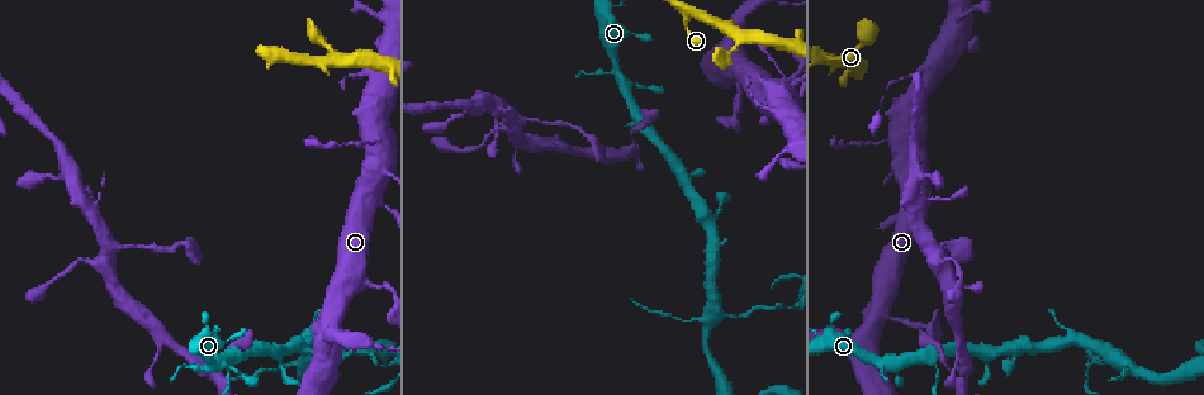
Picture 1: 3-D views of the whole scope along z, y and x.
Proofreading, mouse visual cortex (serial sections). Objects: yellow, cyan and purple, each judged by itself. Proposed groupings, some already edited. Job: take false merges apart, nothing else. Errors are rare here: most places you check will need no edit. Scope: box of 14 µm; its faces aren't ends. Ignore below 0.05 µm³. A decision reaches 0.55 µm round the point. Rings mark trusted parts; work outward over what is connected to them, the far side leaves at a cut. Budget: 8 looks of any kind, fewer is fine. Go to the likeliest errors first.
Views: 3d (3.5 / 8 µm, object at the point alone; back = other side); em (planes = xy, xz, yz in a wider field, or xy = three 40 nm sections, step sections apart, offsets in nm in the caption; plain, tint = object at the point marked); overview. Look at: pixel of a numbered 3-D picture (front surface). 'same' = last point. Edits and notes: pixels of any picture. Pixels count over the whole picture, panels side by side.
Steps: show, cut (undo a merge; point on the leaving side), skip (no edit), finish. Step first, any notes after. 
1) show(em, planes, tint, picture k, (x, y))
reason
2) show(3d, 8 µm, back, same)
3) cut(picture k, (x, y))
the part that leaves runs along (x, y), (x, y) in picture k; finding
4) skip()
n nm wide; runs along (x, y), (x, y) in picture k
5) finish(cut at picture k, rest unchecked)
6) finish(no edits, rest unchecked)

show(3d, 3.5 µm, picture 1, (375, 200))
thin neck

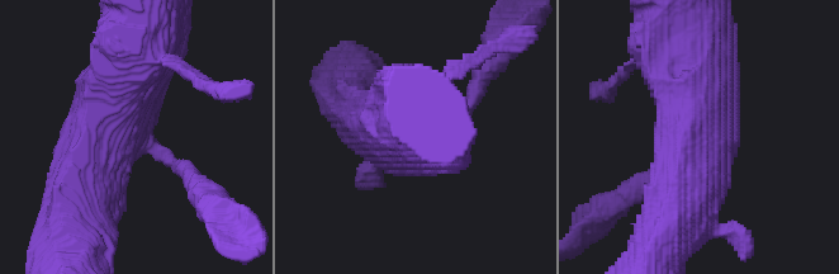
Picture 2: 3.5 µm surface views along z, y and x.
show(em, xy, step 1, tint, picture 2, (724, 136))
now the EM

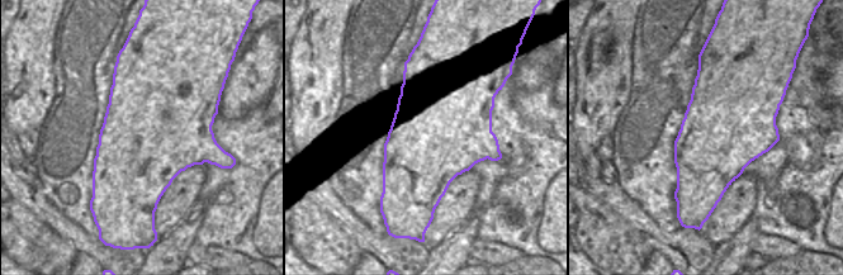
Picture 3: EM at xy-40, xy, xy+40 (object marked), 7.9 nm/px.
show(em, xy, step 5, tint, same)

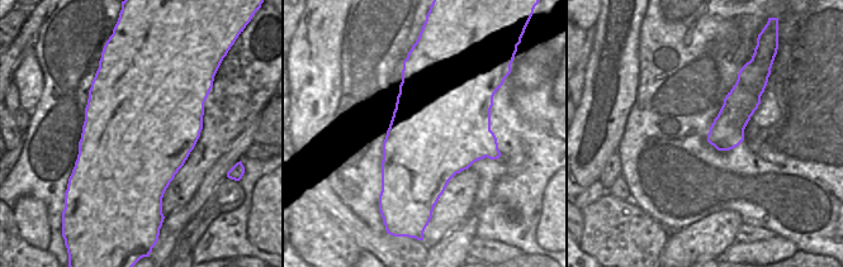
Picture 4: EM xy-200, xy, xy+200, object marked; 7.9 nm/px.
skip()
runs along (83, 198), (110, 105), (141, 42) in picture 2; one cell here

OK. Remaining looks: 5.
show(3d, 3.5 µm, picture 1, (337, 144))
narrows sharply

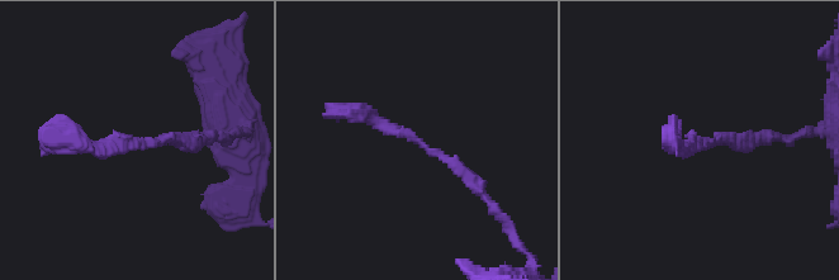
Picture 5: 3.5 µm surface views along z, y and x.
show(em, xy, step 5, tint, picture 5, (422, 145))
need the tissue

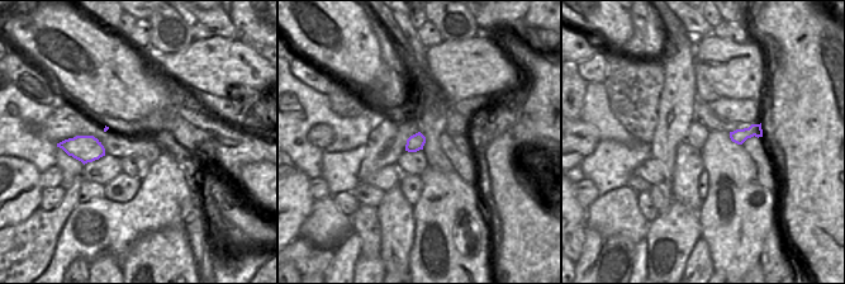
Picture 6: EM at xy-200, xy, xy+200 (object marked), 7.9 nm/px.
skip()
runs along (489, 202), (412, 137), (350, 110) in picture 5; one cell here

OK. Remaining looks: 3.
show(3d, 3.5 µm, back, picture 1, (335, 60))
small branch off a trunk

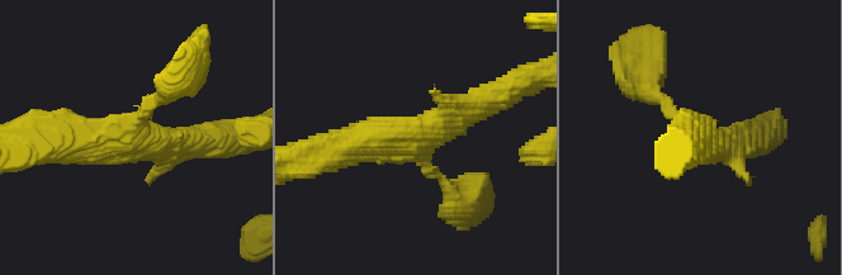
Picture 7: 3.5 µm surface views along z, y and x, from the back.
show(em, xy, step 1, plain, picture 7, (412, 137))
now the EM

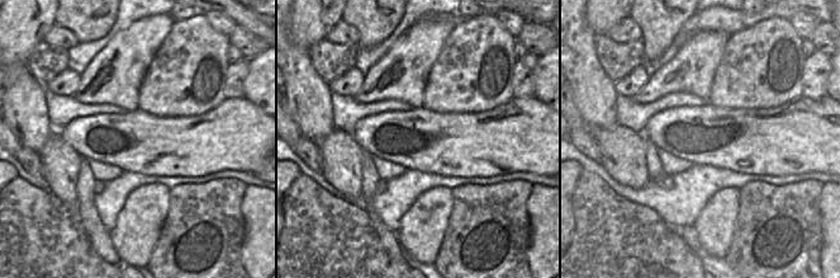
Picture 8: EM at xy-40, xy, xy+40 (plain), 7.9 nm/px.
show(em, xy, step 1, tint, same)
with the object marked

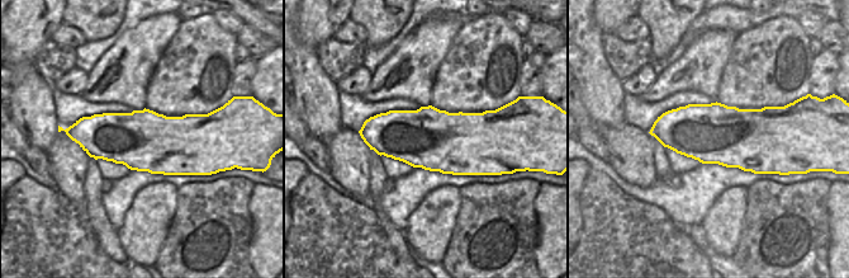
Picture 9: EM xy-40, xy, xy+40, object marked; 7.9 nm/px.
skip()
arms of 150, 300, 450 nm; runs along (491, 99), (412, 138), (327, 151) in picture 7; one cell here

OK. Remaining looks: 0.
finish(no edits, rest unchecked)

